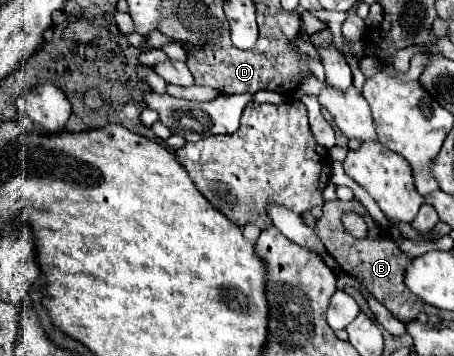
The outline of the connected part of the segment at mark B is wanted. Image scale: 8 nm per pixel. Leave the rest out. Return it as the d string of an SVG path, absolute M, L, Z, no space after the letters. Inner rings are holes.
M356 199L352 201L326 201L324 207L322 207L322 217L318 219L318 225L316 225L316 235L320 237L320 241L324 243L326 251L338 261L340 269L348 275L354 275L358 281L364 283L364 287L398 319L398 321L412 321L416 319L416 315L420 311L426 311L426 313L434 313L434 309L430 305L426 305L424 301L418 301L418 297L414 297L414 293L410 293L406 289L406 283L404 283L404 269L406 265L410 263L410 257L404 255L398 245L392 241L390 233L382 227L378 227L374 223L374 219L368 215L368 211L364 209L364 205ZM344 211L356 211L358 215L362 215L368 223L368 237L366 239L354 239L350 237L344 229L342 229L342 213Z

